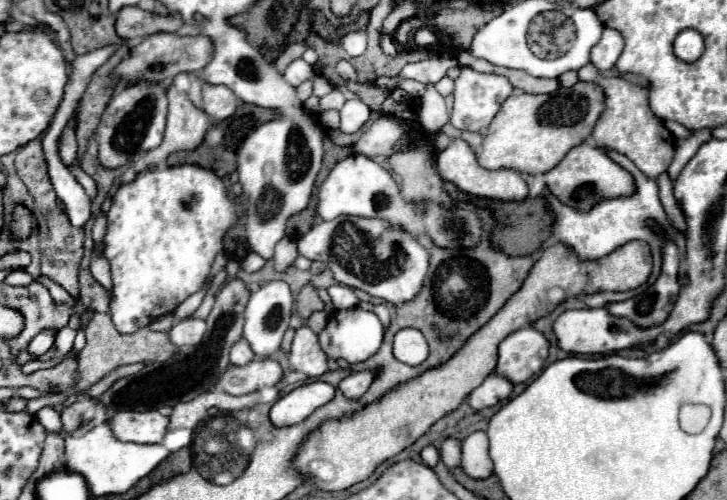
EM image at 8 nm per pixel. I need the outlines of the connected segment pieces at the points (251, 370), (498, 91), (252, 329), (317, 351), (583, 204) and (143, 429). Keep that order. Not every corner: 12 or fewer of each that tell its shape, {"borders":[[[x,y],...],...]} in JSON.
{"borders":[[[255,358],[231,364],[217,380],[227,394],[241,396],[275,386],[279,362]],[[461,66],[455,128],[483,132],[513,86]],[[273,280],[251,294],[245,338],[269,358],[289,328],[293,294]],[[309,326],[295,330],[289,364],[323,376],[327,356]],[[587,142],[543,174],[557,200],[589,212],[631,196],[631,172]],[[156,408],[121,410],[109,420],[123,442],[157,444],[169,418]]]}

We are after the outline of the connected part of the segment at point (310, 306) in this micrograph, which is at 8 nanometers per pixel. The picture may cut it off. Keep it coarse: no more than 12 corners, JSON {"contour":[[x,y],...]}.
{"contour":[[313,286],[297,294],[297,316],[307,320],[325,304]]}

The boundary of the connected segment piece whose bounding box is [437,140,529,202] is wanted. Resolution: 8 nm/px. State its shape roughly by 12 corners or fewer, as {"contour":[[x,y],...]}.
{"contour":[[467,142],[437,154],[439,174],[461,192],[491,200],[525,200],[515,170],[485,170]]}

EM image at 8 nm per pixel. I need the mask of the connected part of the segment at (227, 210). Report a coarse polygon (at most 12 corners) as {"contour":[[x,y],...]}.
{"contour":[[153,168],[107,212],[111,316],[131,334],[199,292],[237,202]]}

